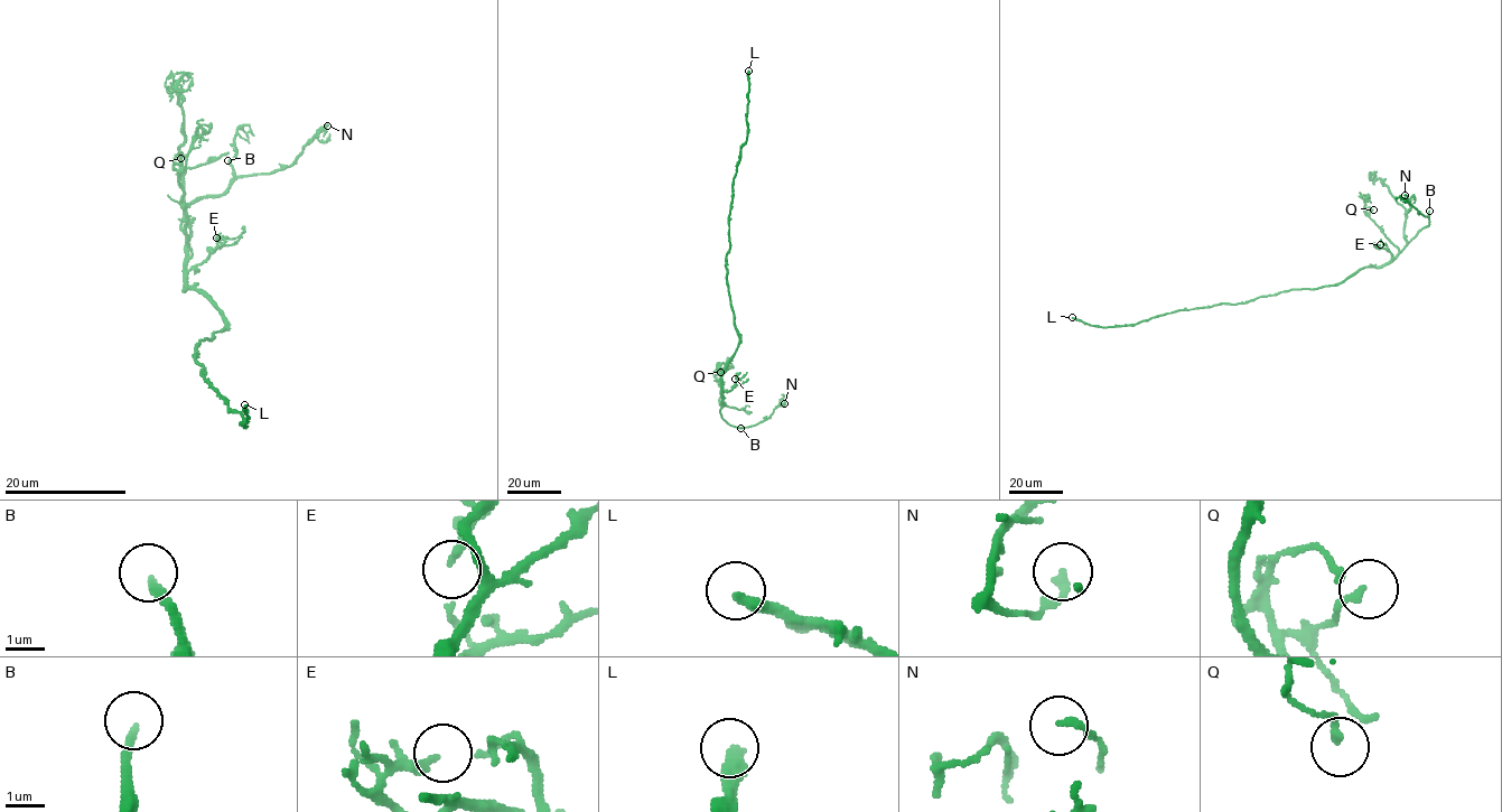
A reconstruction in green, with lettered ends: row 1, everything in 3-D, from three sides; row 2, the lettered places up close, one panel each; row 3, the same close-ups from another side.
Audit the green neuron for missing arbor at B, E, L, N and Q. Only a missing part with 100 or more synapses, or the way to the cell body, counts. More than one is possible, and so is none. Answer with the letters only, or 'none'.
B, L

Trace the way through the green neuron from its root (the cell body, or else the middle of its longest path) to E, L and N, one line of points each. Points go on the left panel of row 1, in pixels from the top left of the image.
E: (204, 341), (221, 330), (225, 318), (197, 290), (184, 288), (184, 276), (221, 246), (216, 238)
L: (204, 341), (196, 346), (195, 355), (204, 367), (201, 373), (230, 407), (242, 414), (244, 427), (244, 404)
N: (204, 341), (225, 318), (197, 290), (184, 288), (184, 211), (218, 197), (239, 177), (288, 168), (327, 126)

